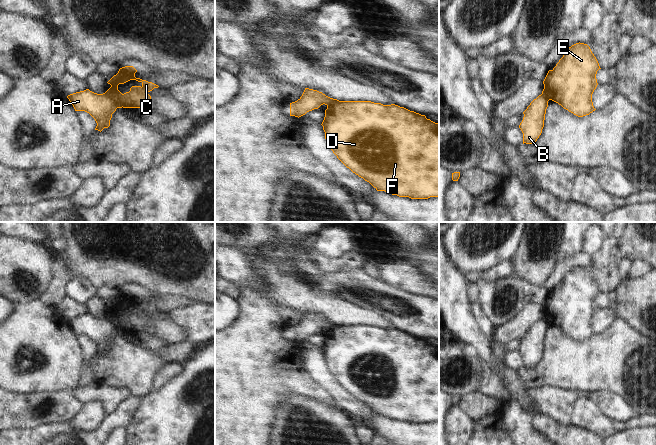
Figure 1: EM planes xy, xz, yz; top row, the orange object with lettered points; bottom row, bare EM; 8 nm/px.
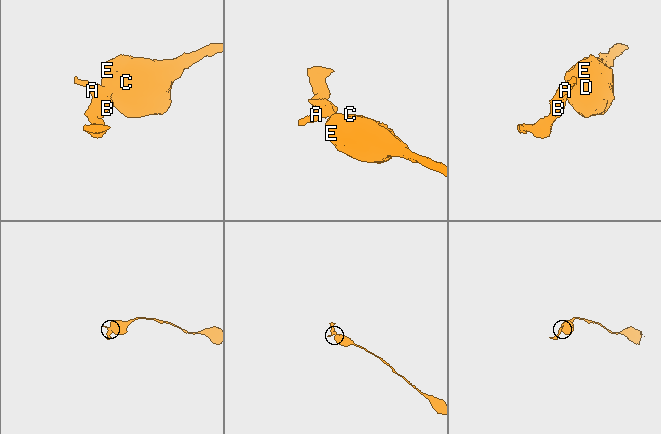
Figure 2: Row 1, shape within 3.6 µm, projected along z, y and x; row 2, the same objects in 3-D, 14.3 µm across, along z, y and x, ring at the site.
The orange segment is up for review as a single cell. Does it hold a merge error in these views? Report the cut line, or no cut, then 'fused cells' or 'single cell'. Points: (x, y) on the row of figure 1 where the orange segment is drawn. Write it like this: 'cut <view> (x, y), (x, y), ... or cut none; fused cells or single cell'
cut xy (105, 92), (115, 102), (117, 107); fused cells

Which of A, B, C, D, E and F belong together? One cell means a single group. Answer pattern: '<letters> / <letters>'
A B / C D E F

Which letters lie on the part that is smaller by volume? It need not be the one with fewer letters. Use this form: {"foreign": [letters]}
{"foreign": ["A", "B"]}

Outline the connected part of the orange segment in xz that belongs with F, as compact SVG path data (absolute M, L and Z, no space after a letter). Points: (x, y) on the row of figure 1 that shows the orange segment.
M334 99L321 125L337 158L377 191L411 199L439 197L439 123L395 104Z

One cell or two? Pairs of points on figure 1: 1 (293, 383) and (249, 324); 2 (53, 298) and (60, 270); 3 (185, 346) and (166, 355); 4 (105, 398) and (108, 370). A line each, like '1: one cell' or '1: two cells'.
1: one cell
2: one cell
3: one cell
4: two cells

